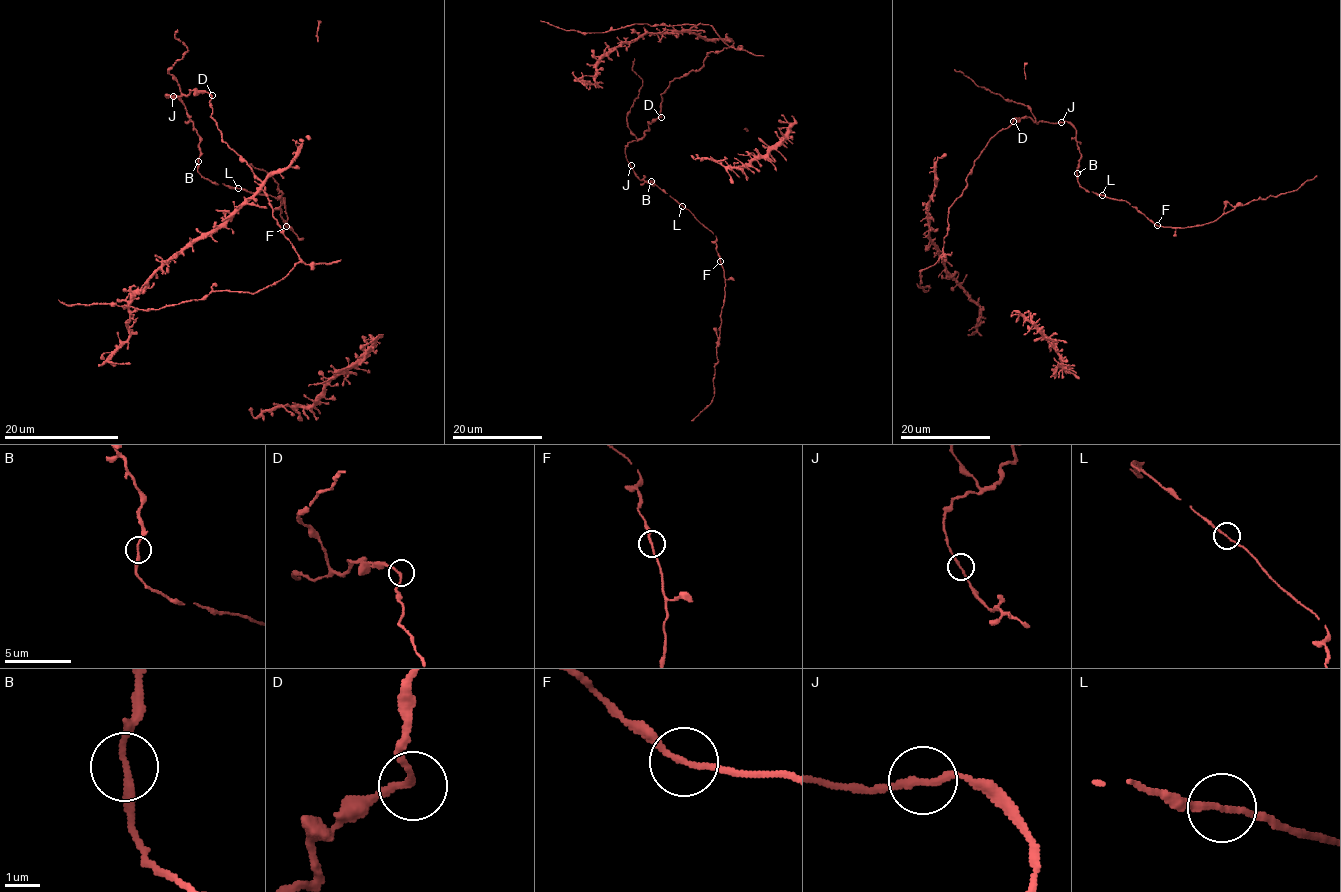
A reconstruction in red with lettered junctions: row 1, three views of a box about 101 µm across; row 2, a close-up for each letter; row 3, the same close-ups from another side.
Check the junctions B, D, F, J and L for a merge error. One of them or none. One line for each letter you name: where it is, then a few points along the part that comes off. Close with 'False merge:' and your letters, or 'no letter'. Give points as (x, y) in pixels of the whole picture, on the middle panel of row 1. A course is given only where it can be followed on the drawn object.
False merge: no letter

